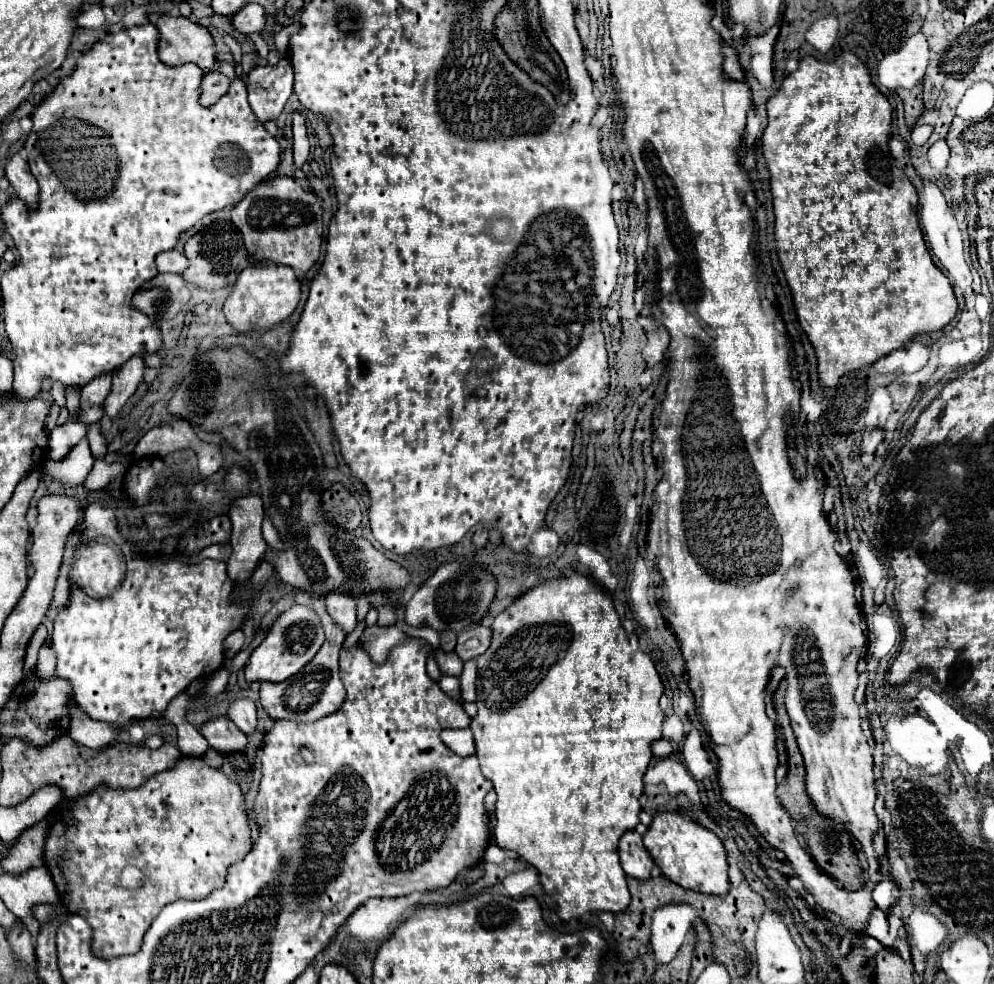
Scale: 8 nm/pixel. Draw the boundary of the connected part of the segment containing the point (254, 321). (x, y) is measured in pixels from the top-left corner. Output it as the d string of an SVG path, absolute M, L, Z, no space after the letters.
M257 264L257 266L247 266L239 278L237 284L233 286L233 292L223 304L223 314L227 322L237 330L237 332L251 332L257 326L271 328L277 322L287 320L297 304L299 304L299 280L295 272L289 266L283 264Z

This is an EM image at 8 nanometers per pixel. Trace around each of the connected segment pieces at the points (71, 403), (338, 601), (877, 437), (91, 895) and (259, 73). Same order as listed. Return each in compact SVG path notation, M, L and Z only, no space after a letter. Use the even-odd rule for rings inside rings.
M67 388L65 390L67 392L67 410L69 410L69 416L77 416L79 412L79 398L81 398L81 394L79 394L79 388Z
M333 590L327 594L325 602L327 602L327 610L329 610L331 618L349 634L357 624L355 600L343 590Z
M869 428L869 430L865 430L865 434L863 434L861 450L873 454L875 448L877 448L881 442L883 442L883 430L881 430L881 428Z
M183 756L183 760L179 760L171 770L167 772L159 772L155 776L151 776L145 784L141 784L139 788L109 788L109 786L97 786L93 788L89 794L79 796L79 798L67 798L61 804L57 804L51 810L49 816L49 836L43 848L43 856L45 856L45 866L51 872L51 878L57 886L57 892L61 896L61 904L65 906L65 910L69 914L79 914L87 920L87 924L93 930L93 938L91 938L91 950L95 956L99 958L113 958L113 956L123 956L123 954L135 954L141 948L143 936L147 932L147 928L151 926L151 922L155 920L155 916L161 912L163 906L179 900L179 898L187 898L187 900L201 900L205 896L209 896L213 890L221 888L225 884L225 876L227 876L227 868L233 862L243 860L249 852L251 852L253 844L251 844L251 828L249 828L249 818L247 818L247 806L245 806L245 798L243 792L239 788L239 784L235 780L229 780L223 770L219 768L211 768L209 764L205 764L201 758L195 756ZM125 866L135 866L141 870L143 878L139 882L137 888L125 888L121 882L121 874L125 870Z
M287 58L277 66L255 66L245 76L249 104L261 122L275 120L293 92L293 70Z

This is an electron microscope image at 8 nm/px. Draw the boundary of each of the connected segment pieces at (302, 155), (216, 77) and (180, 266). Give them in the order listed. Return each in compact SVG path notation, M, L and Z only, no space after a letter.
M295 112L293 116L293 156L295 156L295 166L297 166L297 176L303 178L303 172L299 170L303 162L309 156L309 140L307 140L307 128L305 128L305 118L301 112Z
M207 72L201 80L201 94L199 94L199 104L201 106L211 106L215 104L221 96L225 96L229 90L229 78L219 74L219 72Z
M169 250L169 252L161 252L157 256L159 272L177 272L177 274L181 274L187 266L189 266L189 262L187 262L187 258L181 250Z

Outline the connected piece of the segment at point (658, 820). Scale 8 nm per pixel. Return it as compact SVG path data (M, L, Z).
M683 812L671 814L655 814L653 824L649 826L649 832L643 836L645 848L651 854L653 862L661 868L663 876L671 882L695 890L701 894L715 894L725 898L729 892L729 878L727 878L727 852L723 842L691 818L687 818Z

